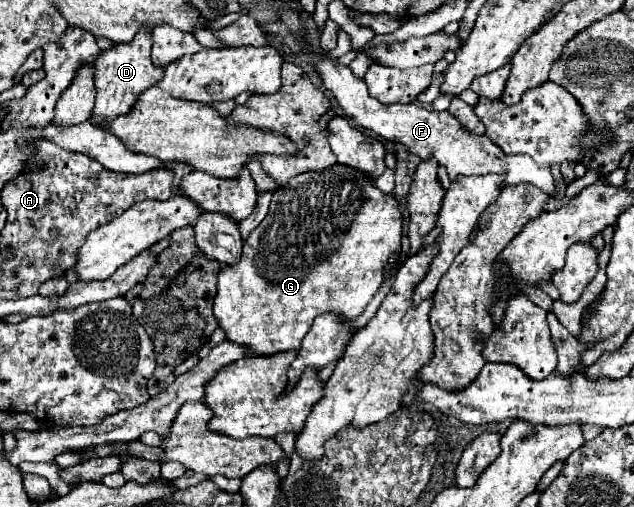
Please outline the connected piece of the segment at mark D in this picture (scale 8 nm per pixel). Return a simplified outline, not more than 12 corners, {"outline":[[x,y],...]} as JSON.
{"outline":[[151,29],[95,61],[93,125],[131,109],[163,77]]}

